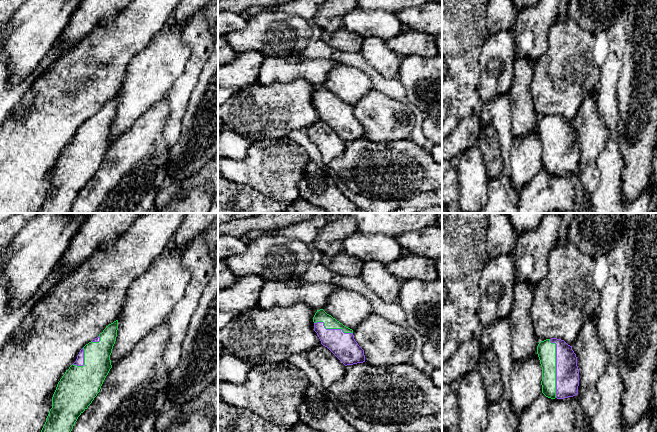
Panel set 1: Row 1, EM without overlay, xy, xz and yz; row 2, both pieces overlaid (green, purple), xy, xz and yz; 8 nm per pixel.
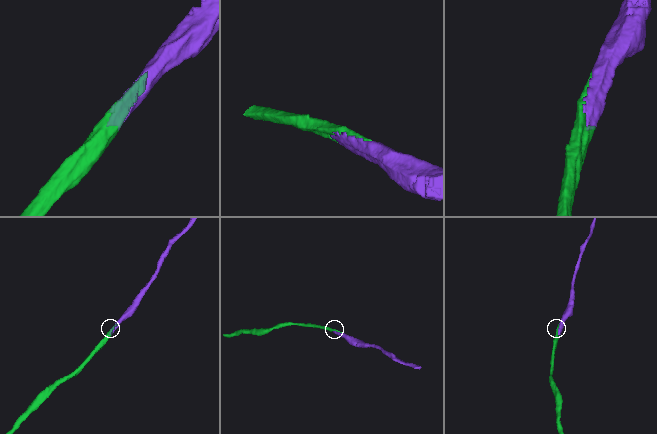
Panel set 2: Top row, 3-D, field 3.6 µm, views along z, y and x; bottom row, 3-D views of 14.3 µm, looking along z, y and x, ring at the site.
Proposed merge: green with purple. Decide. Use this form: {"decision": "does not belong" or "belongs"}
{"decision": "belongs"}

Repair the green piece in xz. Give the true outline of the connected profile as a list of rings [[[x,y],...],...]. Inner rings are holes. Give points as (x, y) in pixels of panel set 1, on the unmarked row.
[[[323,85],[317,86],[313,98],[314,107],[321,120],[345,142],[365,138],[364,126],[355,117],[352,105],[344,102]]]

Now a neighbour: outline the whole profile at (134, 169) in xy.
[[[165,97],[139,117],[127,132],[117,137],[106,152],[100,168],[78,193],[69,213],[148,213],[154,206],[157,193],[168,180],[167,168],[172,153],[163,136],[163,129],[170,113]]]

